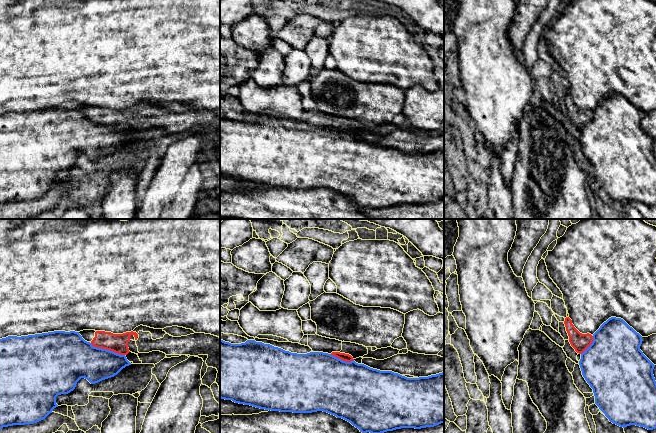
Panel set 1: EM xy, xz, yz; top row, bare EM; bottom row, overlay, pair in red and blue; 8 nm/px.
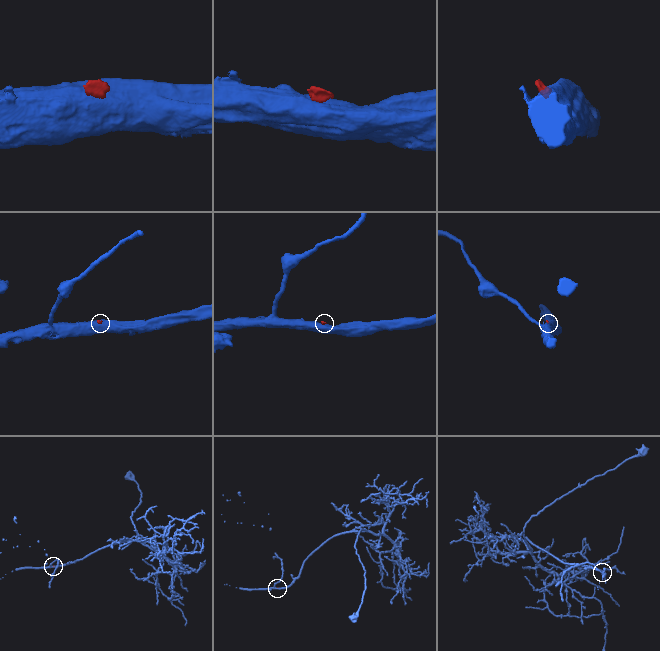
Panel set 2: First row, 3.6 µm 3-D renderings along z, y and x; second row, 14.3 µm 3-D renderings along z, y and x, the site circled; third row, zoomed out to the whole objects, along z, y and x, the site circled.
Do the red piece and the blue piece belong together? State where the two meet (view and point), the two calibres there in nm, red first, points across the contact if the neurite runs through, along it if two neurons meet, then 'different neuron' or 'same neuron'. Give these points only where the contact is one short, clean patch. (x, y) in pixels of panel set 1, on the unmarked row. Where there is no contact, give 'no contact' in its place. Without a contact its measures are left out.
contact xy (107, 125); calibres 160 and 300 nm; border xy (90, 119), (124, 131); different neuron

